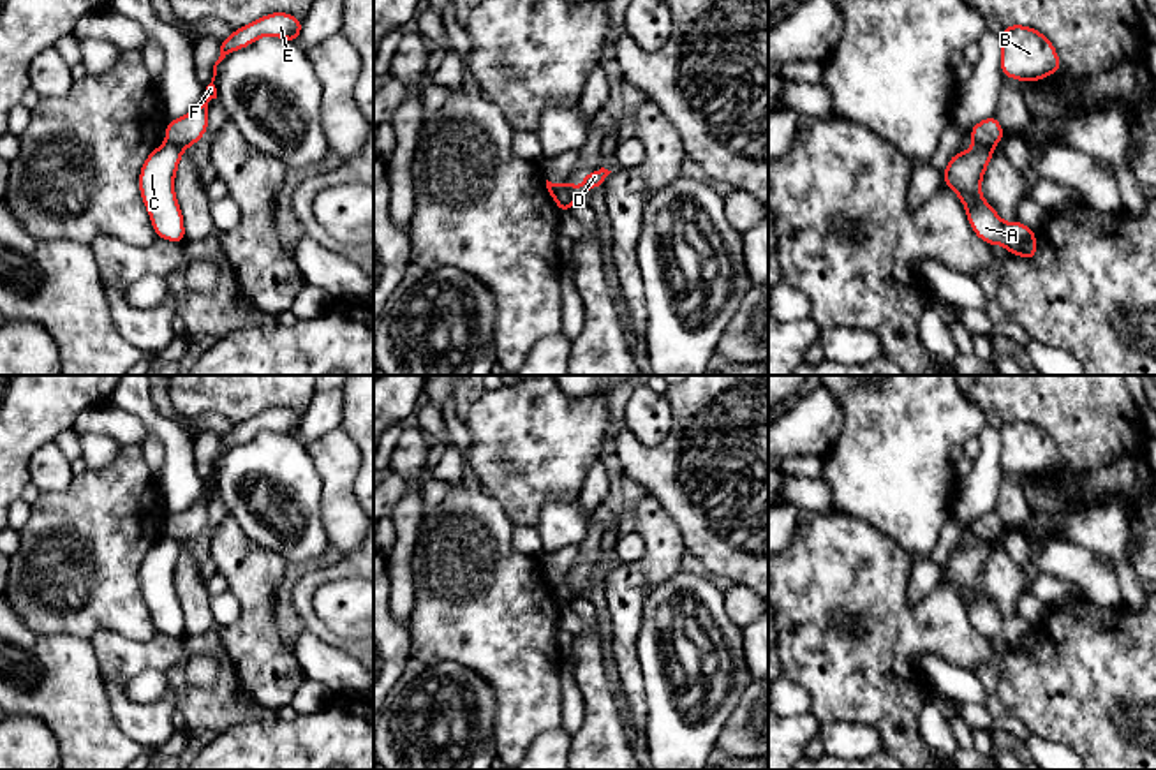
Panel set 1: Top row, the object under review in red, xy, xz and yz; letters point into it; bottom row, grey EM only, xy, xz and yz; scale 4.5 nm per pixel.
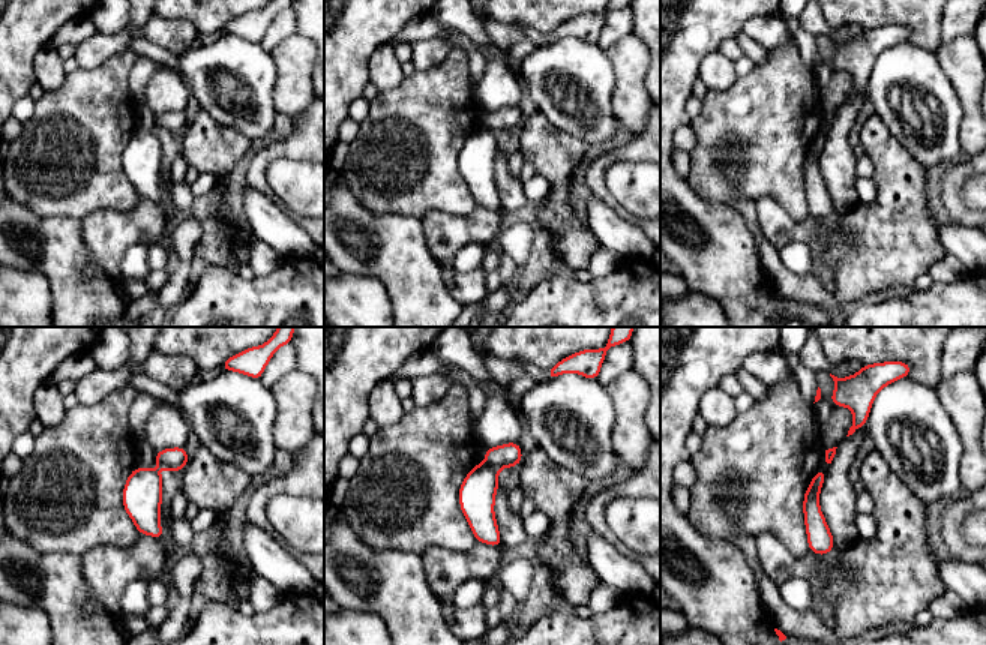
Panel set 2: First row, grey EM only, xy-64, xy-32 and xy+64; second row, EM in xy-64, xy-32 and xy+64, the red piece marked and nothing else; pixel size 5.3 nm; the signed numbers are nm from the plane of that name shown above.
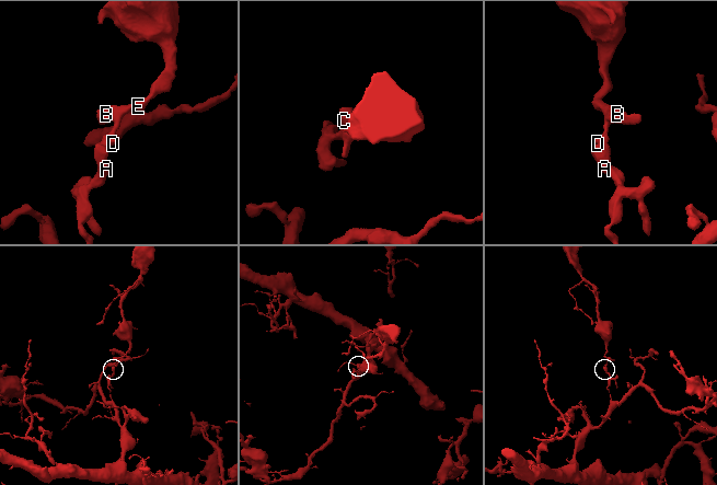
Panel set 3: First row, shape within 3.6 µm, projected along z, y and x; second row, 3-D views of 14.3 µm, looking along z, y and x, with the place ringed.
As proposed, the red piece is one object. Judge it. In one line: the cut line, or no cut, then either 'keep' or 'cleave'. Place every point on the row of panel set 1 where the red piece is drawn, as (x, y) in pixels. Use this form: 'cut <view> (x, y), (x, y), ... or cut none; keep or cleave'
cut yz (973, 143), (992, 148); cleave

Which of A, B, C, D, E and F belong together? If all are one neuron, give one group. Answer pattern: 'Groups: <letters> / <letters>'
Groups: A C / B D E F

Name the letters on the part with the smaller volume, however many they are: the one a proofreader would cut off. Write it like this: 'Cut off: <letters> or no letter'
Cut off: B, D, E, F

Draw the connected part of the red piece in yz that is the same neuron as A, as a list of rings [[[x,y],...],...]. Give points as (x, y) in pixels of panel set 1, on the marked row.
[[[976,144],[953,155],[943,173],[945,183],[962,201],[967,220],[980,240],[1003,245],[1010,254],[1024,259],[1034,259],[1034,231],[1019,220],[1006,224],[982,196],[982,180],[992,155],[994,148]]]

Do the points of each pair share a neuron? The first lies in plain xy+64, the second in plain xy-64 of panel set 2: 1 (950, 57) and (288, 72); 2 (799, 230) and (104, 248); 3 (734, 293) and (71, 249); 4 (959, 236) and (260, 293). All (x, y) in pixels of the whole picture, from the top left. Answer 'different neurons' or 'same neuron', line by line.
1: same neuron
2: same neuron
3: same neuron
4: different neurons

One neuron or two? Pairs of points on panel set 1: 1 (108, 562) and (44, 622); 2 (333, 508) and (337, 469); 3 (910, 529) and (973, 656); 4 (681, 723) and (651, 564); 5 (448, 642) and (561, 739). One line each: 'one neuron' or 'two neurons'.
1: one neuron
2: one neuron
3: two neurons
4: two neurons
5: two neurons

